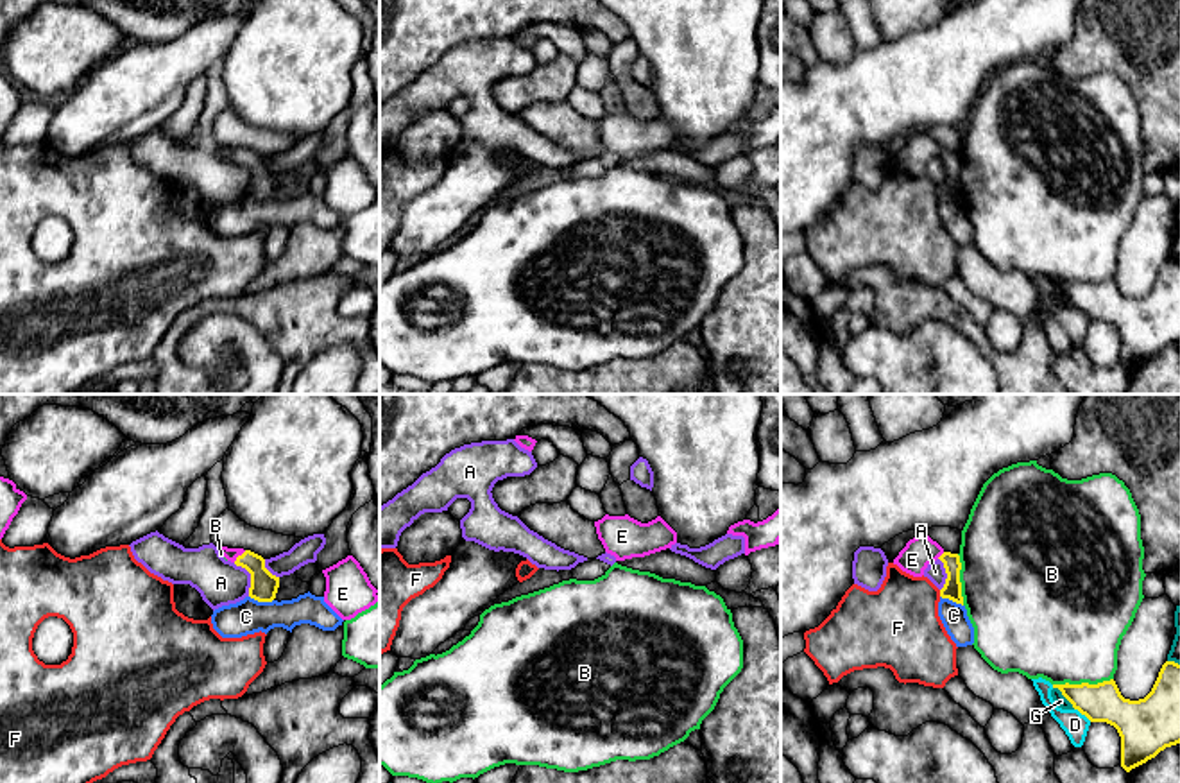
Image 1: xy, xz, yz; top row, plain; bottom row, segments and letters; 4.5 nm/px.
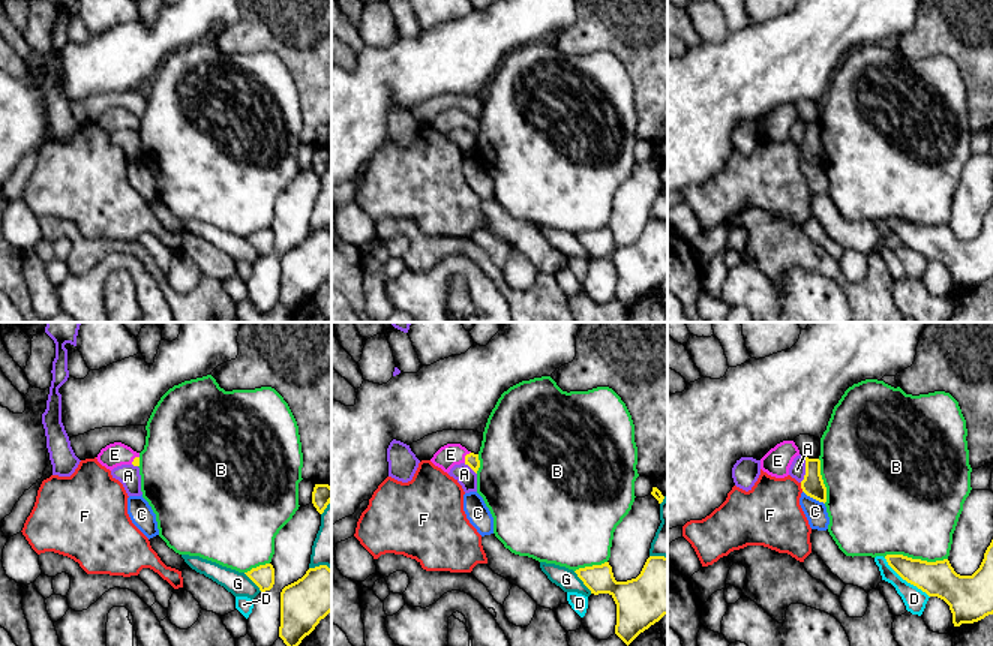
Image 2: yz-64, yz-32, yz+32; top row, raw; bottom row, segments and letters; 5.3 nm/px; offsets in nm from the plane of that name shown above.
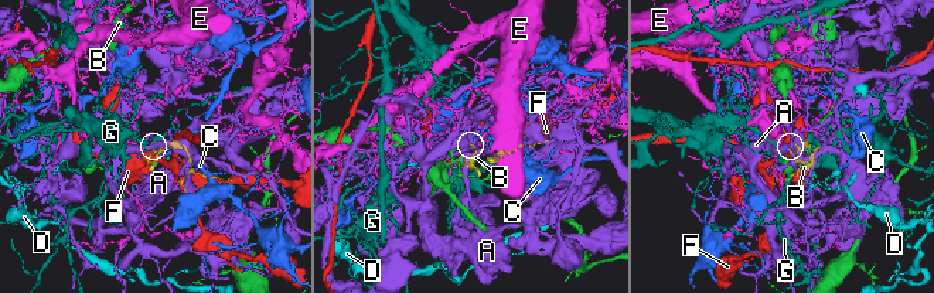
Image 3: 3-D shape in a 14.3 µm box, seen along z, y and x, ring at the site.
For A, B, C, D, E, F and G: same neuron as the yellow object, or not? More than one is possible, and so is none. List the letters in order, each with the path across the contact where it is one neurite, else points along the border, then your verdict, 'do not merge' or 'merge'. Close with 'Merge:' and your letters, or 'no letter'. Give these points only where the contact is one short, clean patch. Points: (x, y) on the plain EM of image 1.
A: do not merge
B: do not merge
C: border along xy (249, 194), (258, 199), (273, 199); do not merge
D: do not merge
E: runs through xy (264, 185), (260, 174), (239, 154), (230, 153); merge
F: do not merge
G: do not merge
Merge: E

